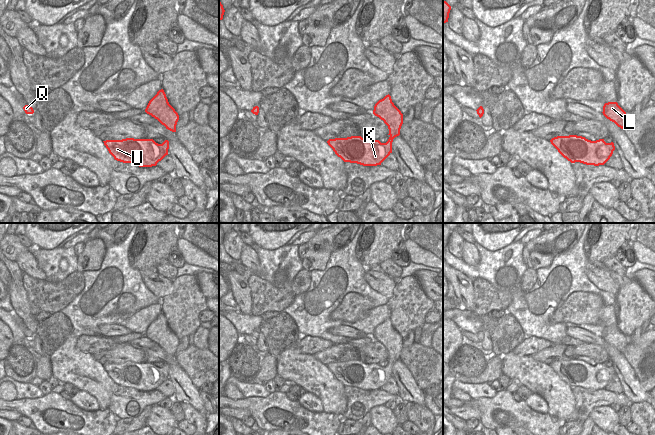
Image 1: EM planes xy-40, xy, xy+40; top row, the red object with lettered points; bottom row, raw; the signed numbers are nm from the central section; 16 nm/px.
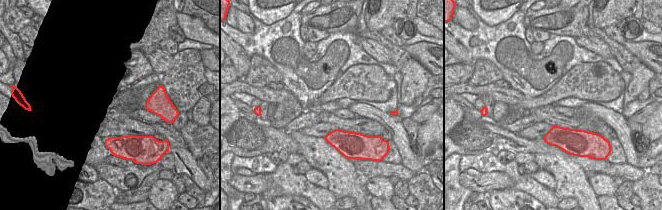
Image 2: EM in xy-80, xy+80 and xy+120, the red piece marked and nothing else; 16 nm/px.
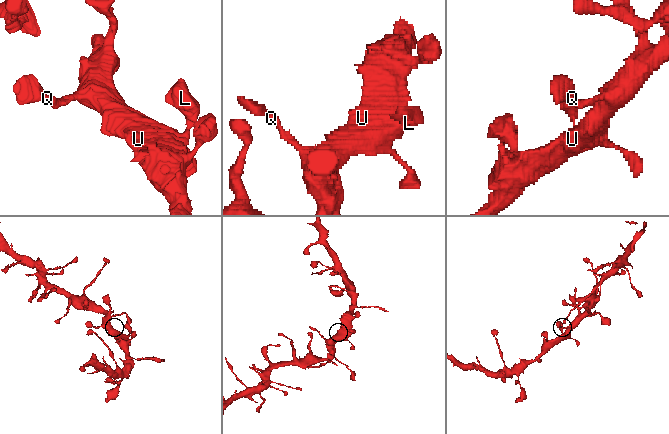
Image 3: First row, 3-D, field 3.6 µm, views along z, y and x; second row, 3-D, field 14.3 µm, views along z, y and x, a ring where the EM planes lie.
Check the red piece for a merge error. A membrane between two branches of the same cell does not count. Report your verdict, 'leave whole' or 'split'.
leave whole

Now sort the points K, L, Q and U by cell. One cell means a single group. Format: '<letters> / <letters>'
K L Q U

